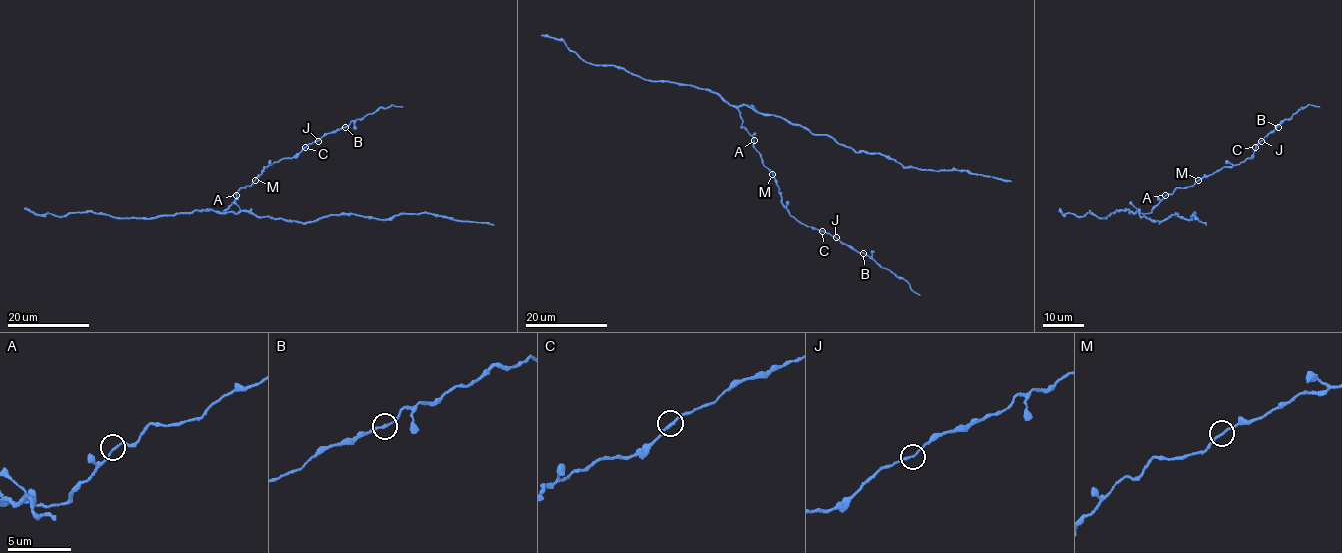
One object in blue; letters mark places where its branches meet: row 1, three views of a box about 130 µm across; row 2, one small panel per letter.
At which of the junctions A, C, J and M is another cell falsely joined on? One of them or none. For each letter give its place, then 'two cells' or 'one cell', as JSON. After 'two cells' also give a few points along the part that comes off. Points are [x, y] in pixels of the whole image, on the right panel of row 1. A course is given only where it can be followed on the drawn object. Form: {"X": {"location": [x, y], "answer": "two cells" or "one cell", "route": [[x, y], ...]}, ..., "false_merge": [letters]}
{"A": {"location": [1165, 195], "answer": "one cell"}, "C": {"location": [1255, 147], "answer": "one cell"}, "J": {"location": [1261, 141], "answer": "one cell"}, "M": {"location": [1198, 180], "answer": "one cell"}, "false_merge": []}

